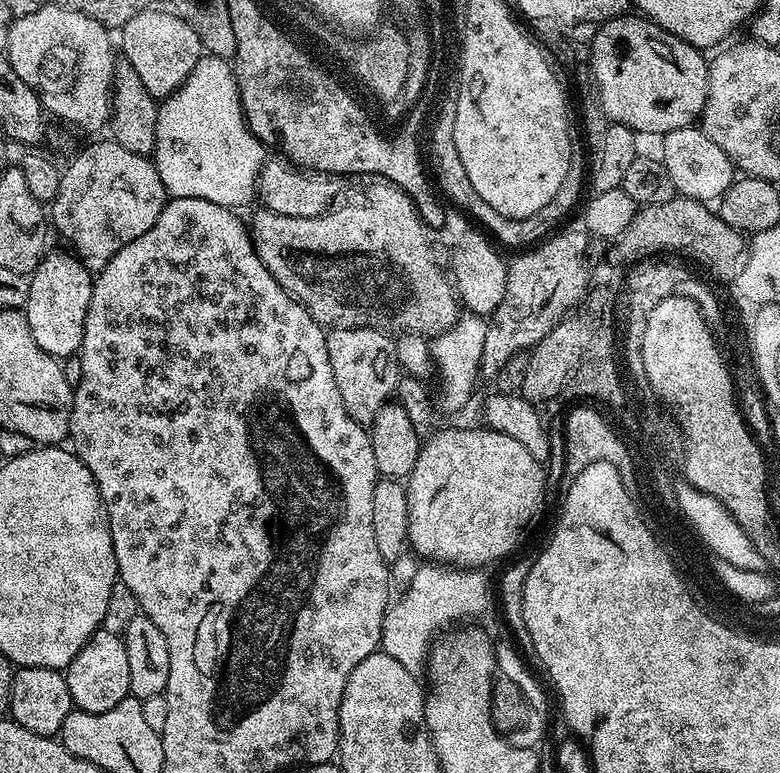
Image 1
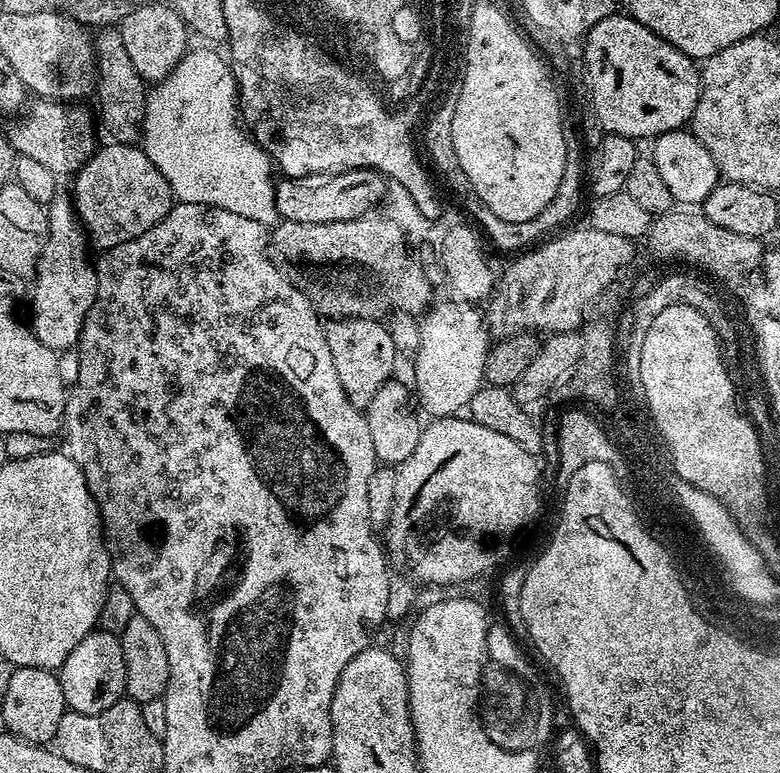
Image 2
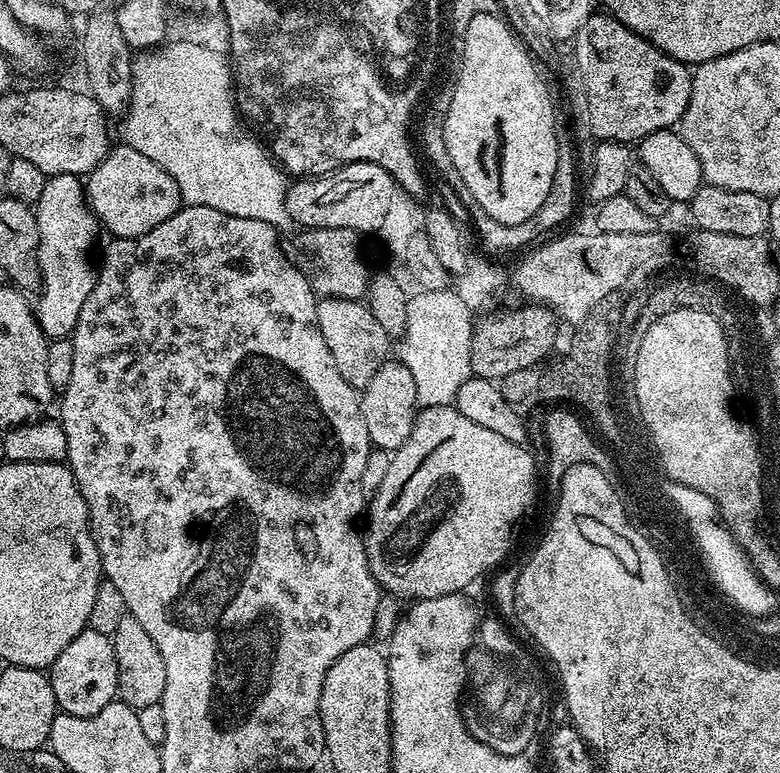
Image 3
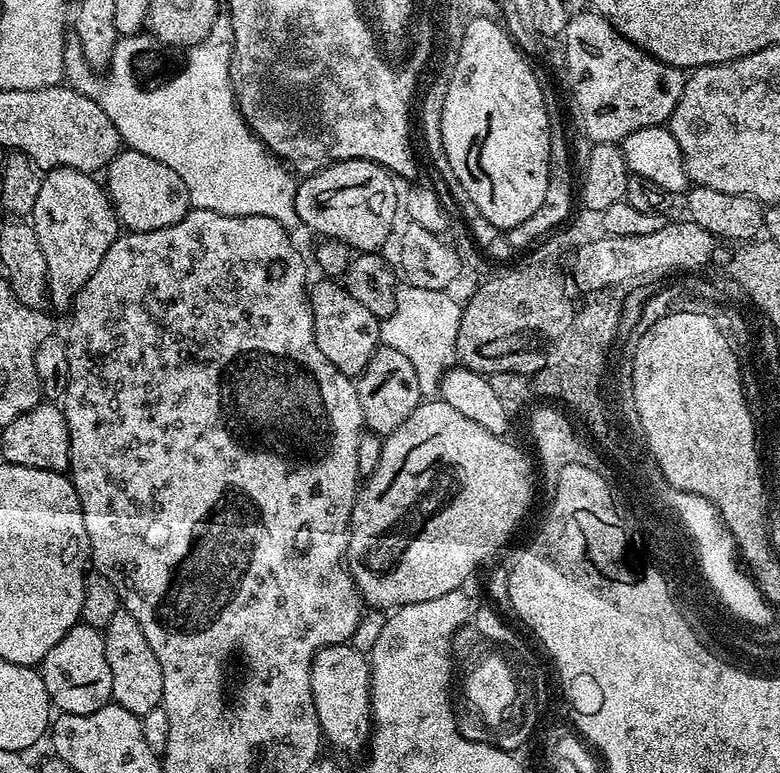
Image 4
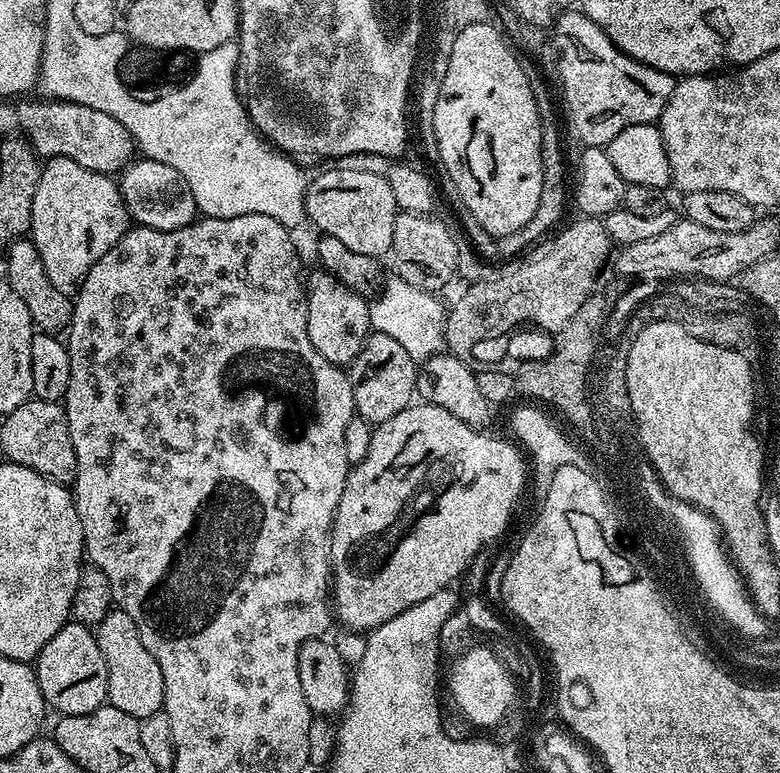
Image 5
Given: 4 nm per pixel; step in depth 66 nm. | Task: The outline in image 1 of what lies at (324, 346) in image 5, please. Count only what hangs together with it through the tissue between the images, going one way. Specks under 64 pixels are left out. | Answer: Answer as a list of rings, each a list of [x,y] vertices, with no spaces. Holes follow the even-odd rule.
[[[334,328],[327,333],[326,350],[330,354],[330,370],[334,370],[334,382],[338,382],[338,394],[342,394],[342,402],[350,418],[359,424],[371,425],[378,410],[382,410],[382,406],[396,396],[396,387],[402,379],[395,339],[379,328]]]

